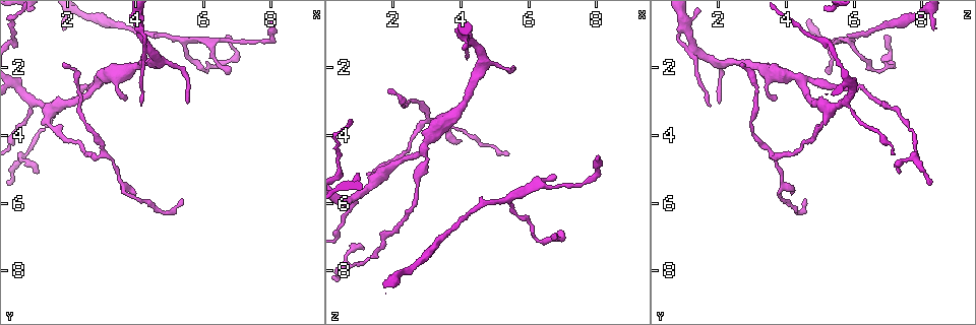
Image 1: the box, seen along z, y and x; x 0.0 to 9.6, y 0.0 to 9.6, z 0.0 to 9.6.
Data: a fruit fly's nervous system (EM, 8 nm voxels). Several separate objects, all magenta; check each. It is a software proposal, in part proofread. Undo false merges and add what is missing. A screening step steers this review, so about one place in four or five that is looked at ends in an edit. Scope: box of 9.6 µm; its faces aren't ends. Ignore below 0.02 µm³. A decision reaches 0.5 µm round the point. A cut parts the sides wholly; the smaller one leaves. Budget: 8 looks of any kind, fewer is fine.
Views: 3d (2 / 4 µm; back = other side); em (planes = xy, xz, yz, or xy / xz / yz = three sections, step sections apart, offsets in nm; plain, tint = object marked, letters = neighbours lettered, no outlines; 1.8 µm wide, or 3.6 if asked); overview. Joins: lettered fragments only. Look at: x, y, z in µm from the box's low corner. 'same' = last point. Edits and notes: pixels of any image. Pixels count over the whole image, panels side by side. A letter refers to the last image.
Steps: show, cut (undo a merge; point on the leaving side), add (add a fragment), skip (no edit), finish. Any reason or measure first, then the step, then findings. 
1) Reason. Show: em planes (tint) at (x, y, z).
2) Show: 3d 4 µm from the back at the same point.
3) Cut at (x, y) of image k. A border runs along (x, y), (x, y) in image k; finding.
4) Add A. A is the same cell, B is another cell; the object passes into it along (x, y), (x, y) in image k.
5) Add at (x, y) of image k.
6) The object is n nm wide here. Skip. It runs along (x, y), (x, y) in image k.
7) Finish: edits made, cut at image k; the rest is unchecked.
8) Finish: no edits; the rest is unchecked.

End of a long branch. Show: 3d 4 µm at (1.80, 1.90, 2.60).

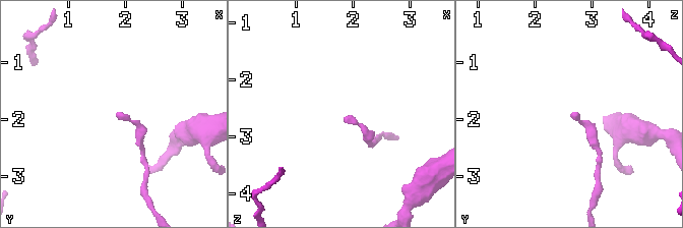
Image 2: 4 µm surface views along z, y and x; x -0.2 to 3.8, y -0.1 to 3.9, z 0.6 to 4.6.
Now the EM. Show: em 3.6 µm planes (letters) at (1.85, 1.90, 2.65).

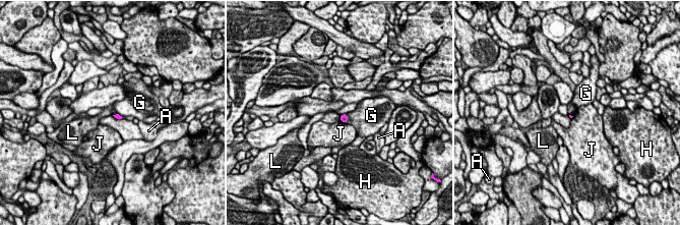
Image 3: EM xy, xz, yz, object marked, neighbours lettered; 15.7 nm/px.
The longest contact is with G, 140 nm. Skip. A, G, H, J and L are other cells; none of them fits.

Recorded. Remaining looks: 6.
Three-way junction. Show: 3d 2 µm at (2.85, 2.40, 4.50).

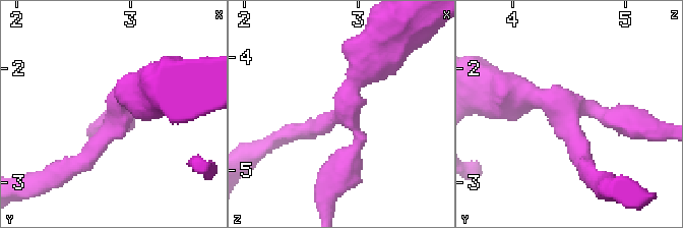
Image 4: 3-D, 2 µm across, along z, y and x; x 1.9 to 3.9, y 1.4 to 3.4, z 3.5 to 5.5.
3 arms meet here; the arms are 180, 220, 420 nm wide. Show: em xz step 8 (tint) at (2.90, 2.34, 4.46).

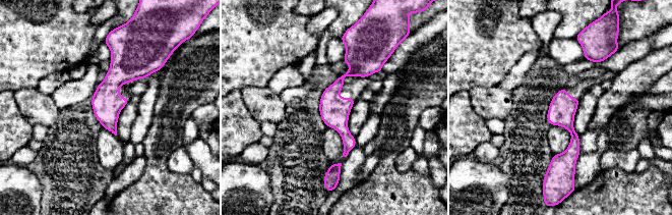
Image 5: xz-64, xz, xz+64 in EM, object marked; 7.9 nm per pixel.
Show: em planes (letters) at the same point.

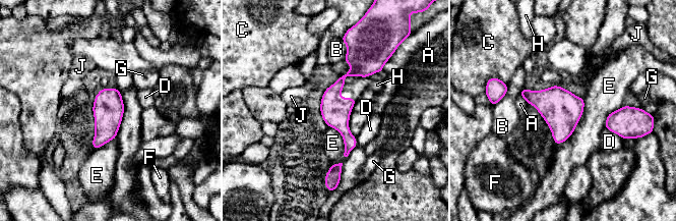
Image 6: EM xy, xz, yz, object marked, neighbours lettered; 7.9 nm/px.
Skip. A, B, C, D, E, F, G, H and J are other cells; all the same cell.

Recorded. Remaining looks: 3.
Sharp bend. Show: em xy step 4 (tint) at (6.25, 2.00, 7.10).

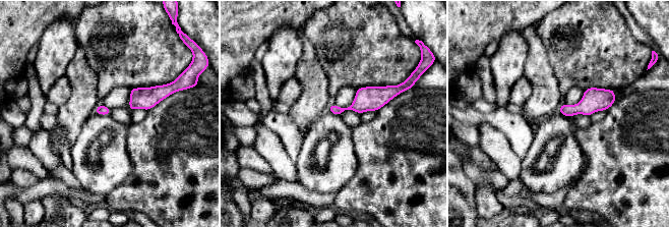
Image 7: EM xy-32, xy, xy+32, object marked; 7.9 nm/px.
Show: em planes (letters) at the same point.

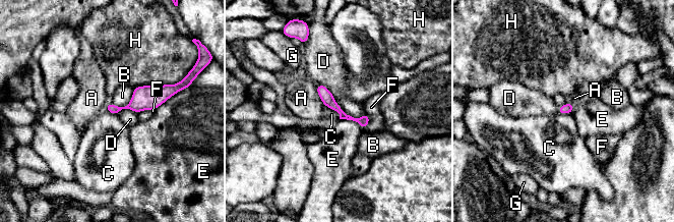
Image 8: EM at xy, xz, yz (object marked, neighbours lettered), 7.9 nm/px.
The longest contact is with H, 340 nm. Skip. A, B, C, D, E, F, G and H are other cells; continuous, no second cell.

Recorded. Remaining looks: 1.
Finish: no edits; the rest is unchecked.

